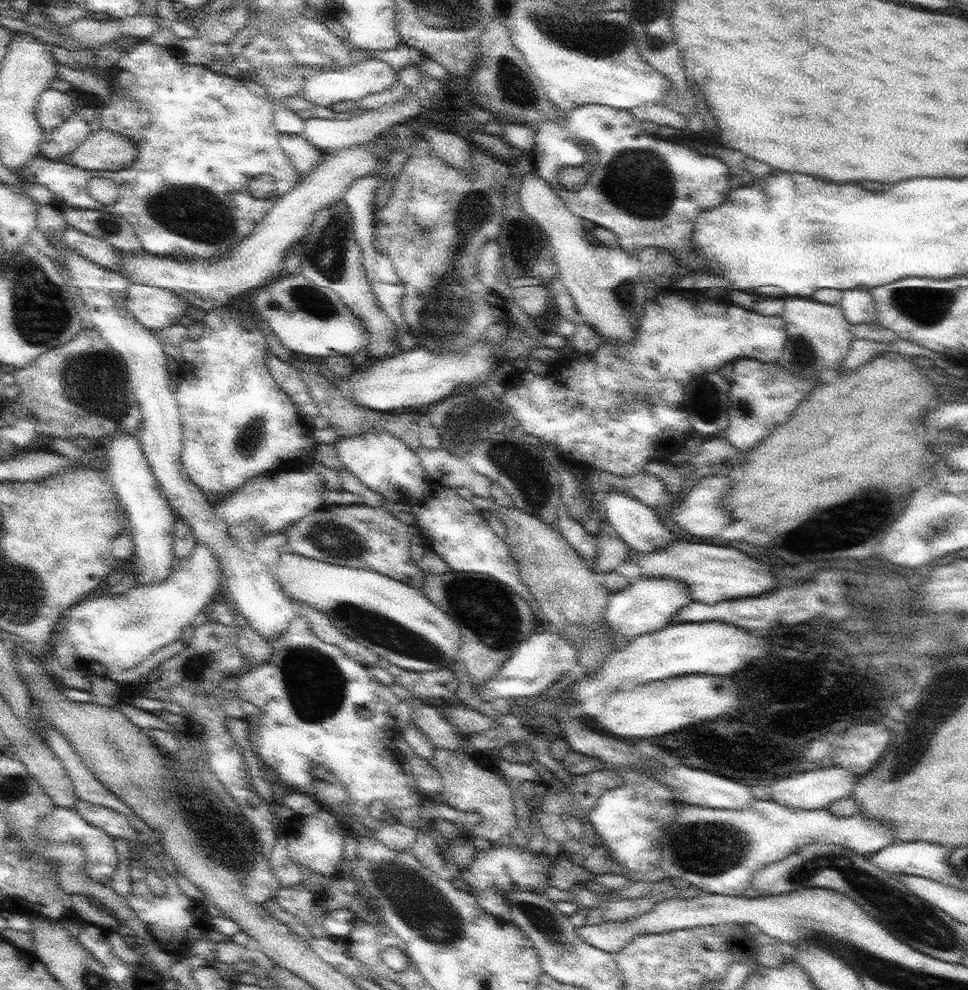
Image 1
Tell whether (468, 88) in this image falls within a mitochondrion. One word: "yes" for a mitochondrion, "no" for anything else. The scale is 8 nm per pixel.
no

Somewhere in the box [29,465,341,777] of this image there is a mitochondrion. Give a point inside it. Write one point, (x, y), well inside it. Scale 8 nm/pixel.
(198, 668)

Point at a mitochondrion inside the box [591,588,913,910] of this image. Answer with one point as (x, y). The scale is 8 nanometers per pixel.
(706, 848)

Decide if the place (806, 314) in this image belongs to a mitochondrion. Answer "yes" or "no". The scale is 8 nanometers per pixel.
no

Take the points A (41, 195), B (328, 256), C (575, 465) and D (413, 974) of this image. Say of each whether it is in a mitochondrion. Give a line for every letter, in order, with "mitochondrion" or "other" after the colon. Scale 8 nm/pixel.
A: other
B: mitochondrion
C: other
D: other

